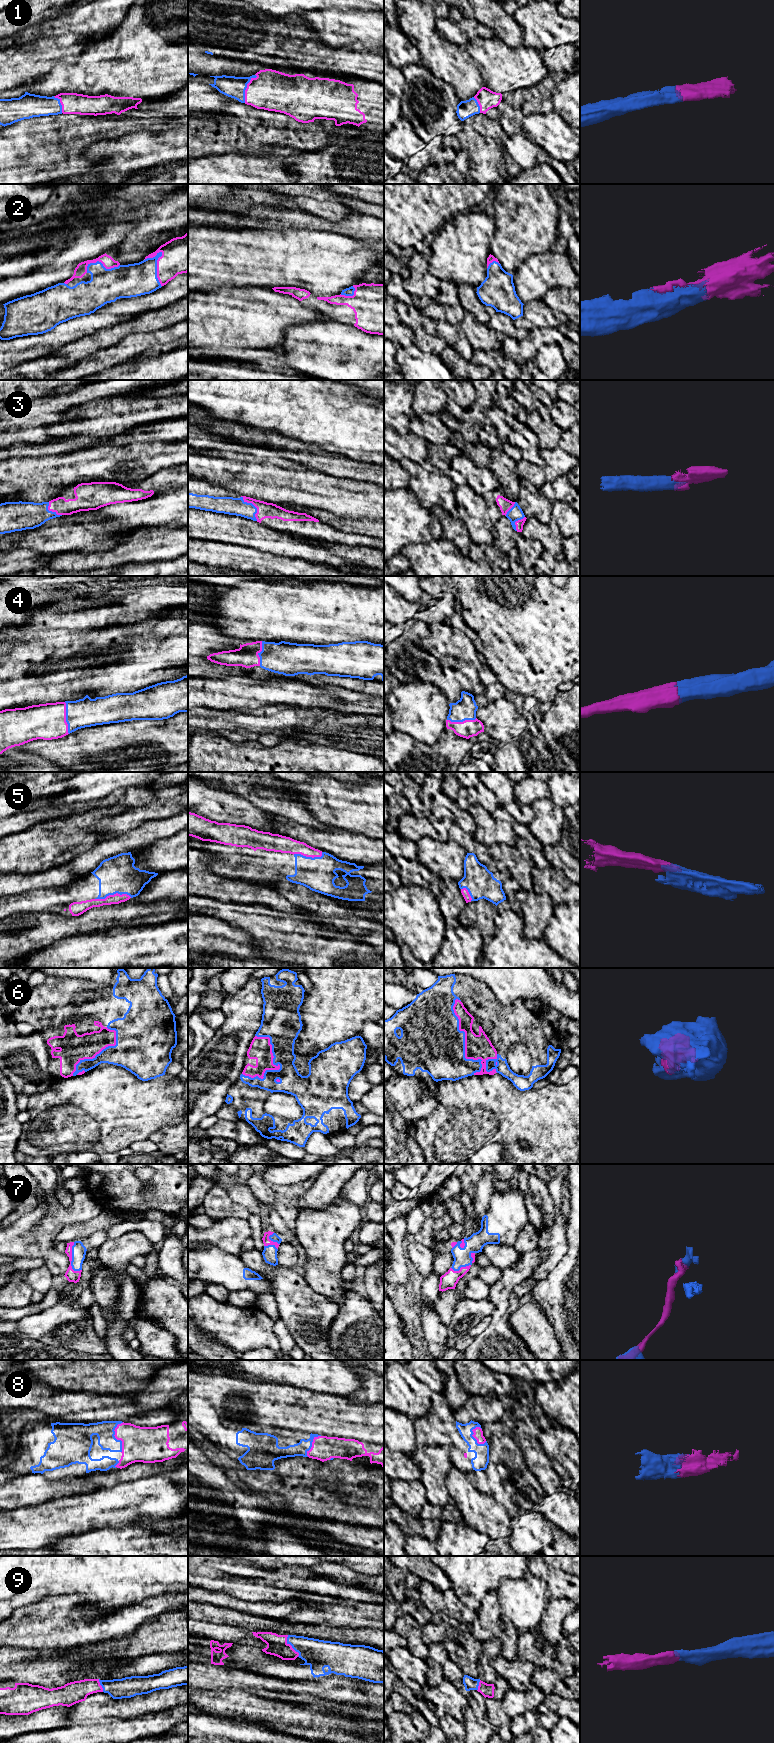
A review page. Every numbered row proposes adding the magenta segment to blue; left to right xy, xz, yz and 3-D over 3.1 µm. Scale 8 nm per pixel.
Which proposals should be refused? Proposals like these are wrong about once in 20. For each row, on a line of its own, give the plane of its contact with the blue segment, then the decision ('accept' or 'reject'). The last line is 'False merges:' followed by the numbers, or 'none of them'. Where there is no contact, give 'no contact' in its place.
1: contact in xz; accept
2: contact in xy; accept
3: contact in xz; accept
4: contact in xy; accept
5: contact in xy; accept
6: contact in yz; accept
7: contact in xy; accept
8: contact in xy; accept
9: contact in xz; accept
False merges: none of them

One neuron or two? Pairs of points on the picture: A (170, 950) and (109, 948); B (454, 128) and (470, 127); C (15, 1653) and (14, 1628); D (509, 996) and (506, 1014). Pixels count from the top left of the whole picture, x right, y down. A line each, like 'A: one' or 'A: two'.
A: one
B: two
C: two
D: two

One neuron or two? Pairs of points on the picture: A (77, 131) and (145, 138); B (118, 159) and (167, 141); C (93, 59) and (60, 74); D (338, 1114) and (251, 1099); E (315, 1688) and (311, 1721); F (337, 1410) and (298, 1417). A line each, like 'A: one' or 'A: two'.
A: two
B: one
C: one
D: one
E: two
F: two

